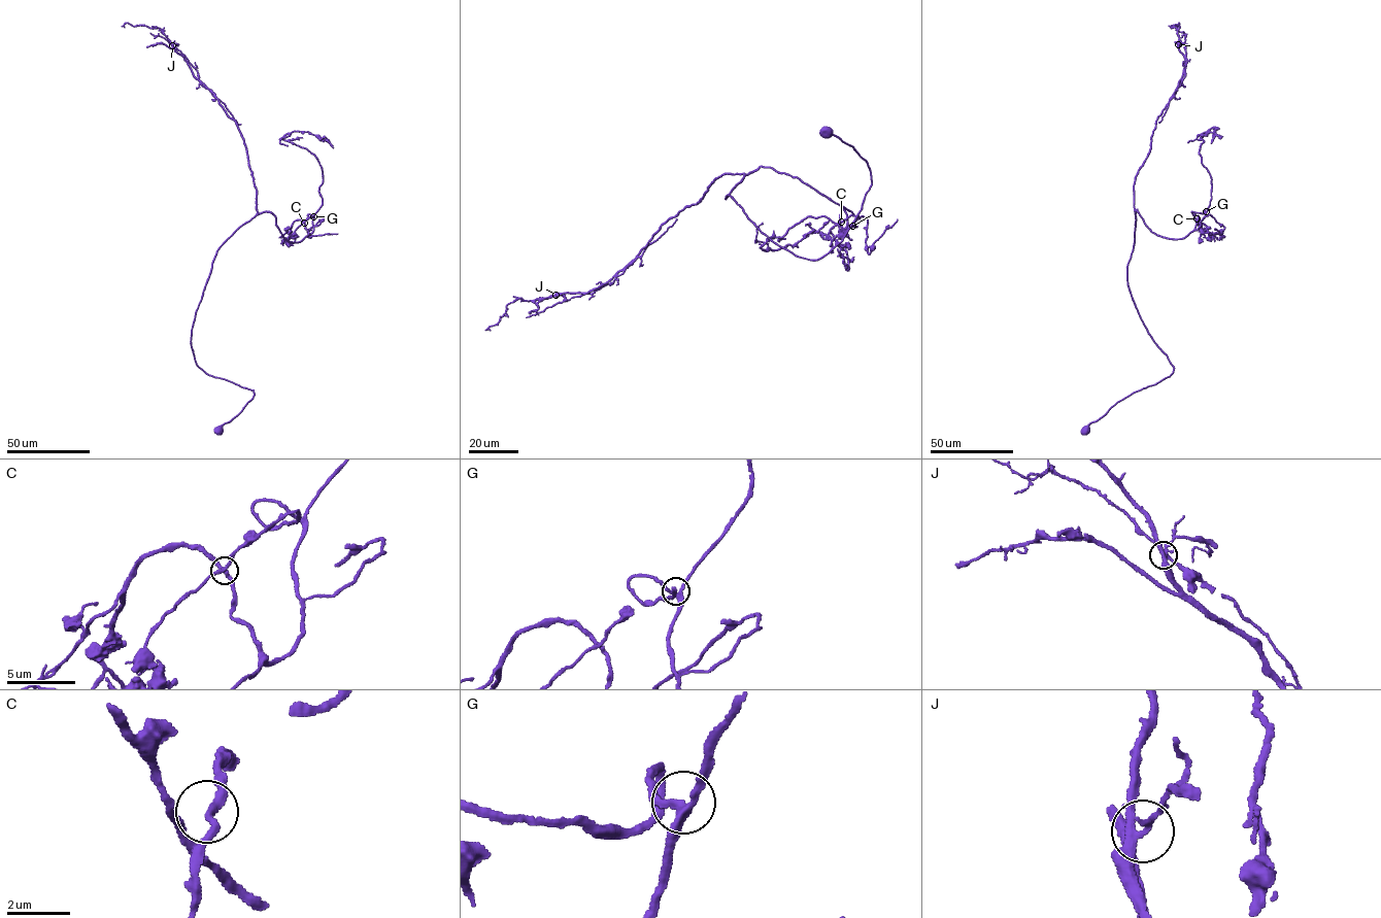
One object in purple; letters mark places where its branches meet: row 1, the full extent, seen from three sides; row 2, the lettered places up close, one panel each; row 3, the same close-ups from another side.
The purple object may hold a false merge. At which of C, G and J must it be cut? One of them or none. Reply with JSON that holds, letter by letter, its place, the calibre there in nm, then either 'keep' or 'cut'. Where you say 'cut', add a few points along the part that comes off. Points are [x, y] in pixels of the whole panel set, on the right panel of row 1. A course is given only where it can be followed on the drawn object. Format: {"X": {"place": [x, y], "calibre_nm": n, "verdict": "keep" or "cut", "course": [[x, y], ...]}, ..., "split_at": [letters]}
{"C": {"place": [1197, 218], "calibre_nm": 200, "verdict": "keep"}, "G": {"place": [1206, 211], "calibre_nm": 220, "verdict": "keep"}, "J": {"place": [1178, 44], "calibre_nm": 240, "verdict": "keep"}, "split_at": []}

